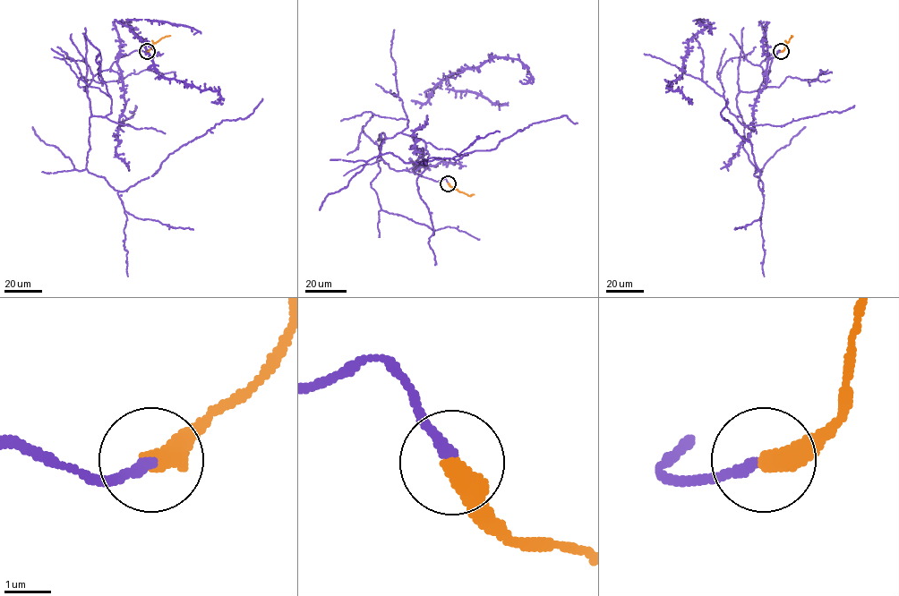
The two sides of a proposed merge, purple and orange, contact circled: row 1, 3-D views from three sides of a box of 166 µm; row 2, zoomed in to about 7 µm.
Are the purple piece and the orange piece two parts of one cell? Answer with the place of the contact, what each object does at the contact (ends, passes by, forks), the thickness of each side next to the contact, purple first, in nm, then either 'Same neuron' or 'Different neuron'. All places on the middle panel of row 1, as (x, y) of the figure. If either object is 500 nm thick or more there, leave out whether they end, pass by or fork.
Place: (448, 183). At the ring purple ends. At the ring orange ends. Thickness 240 nm (purple) against 480 nm. Same neuron

